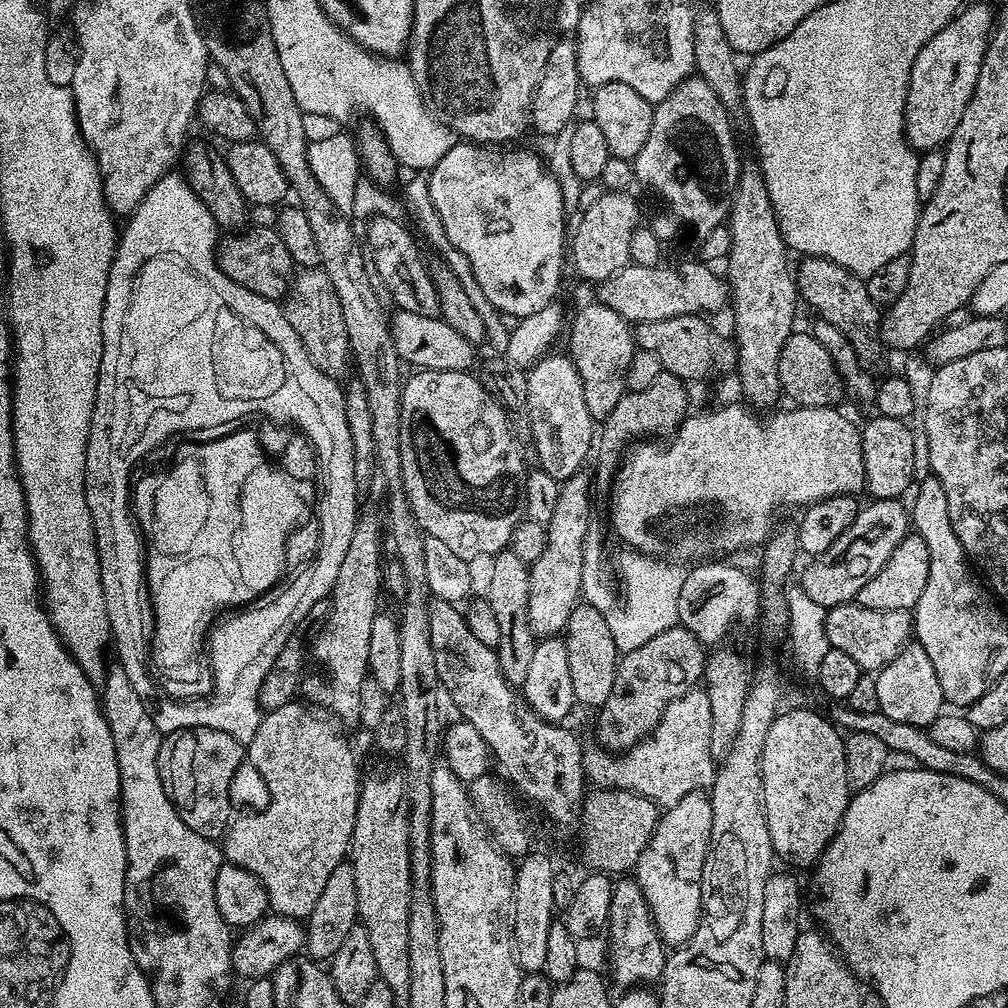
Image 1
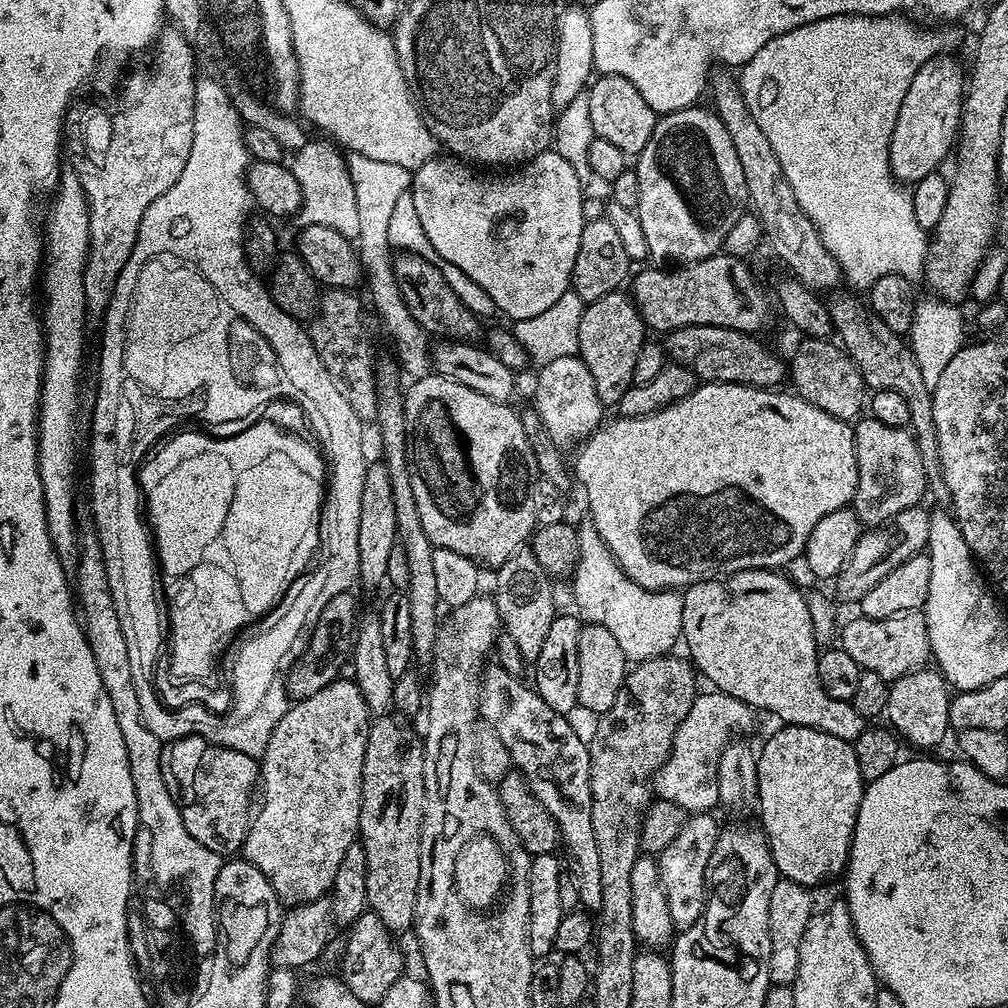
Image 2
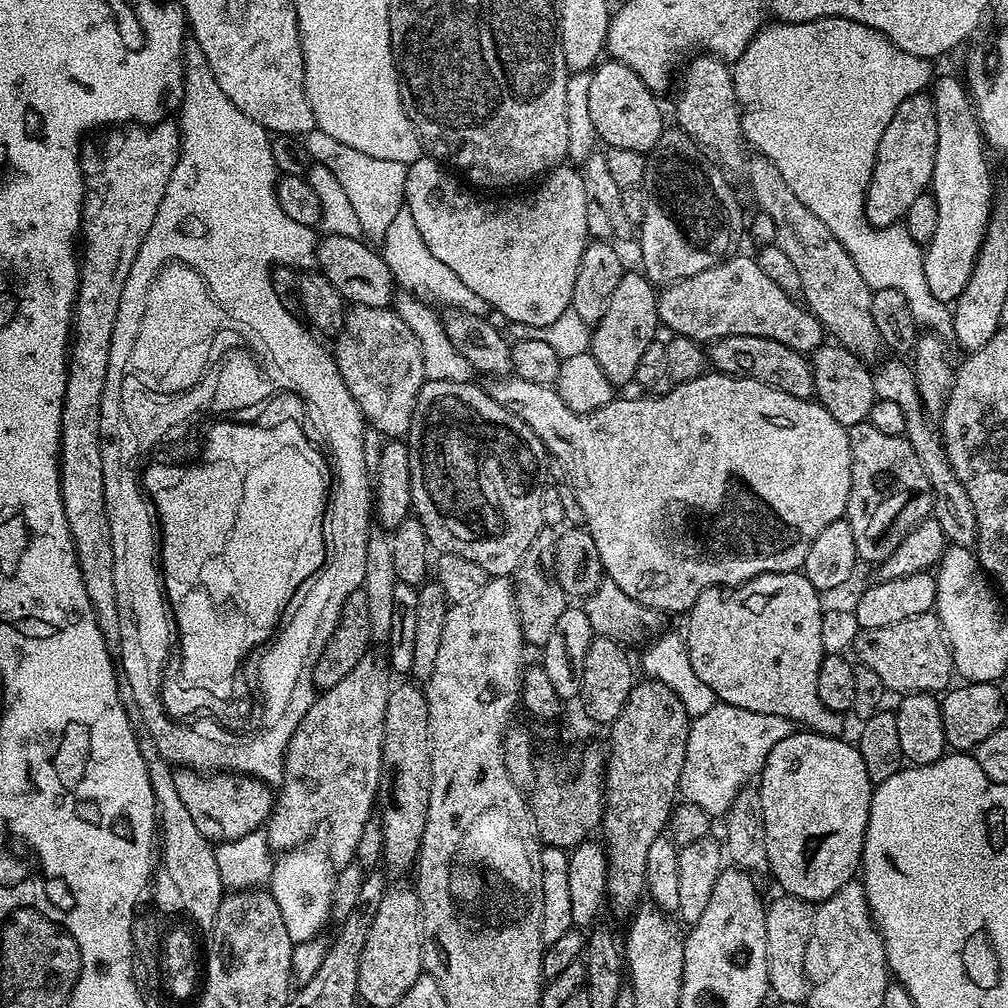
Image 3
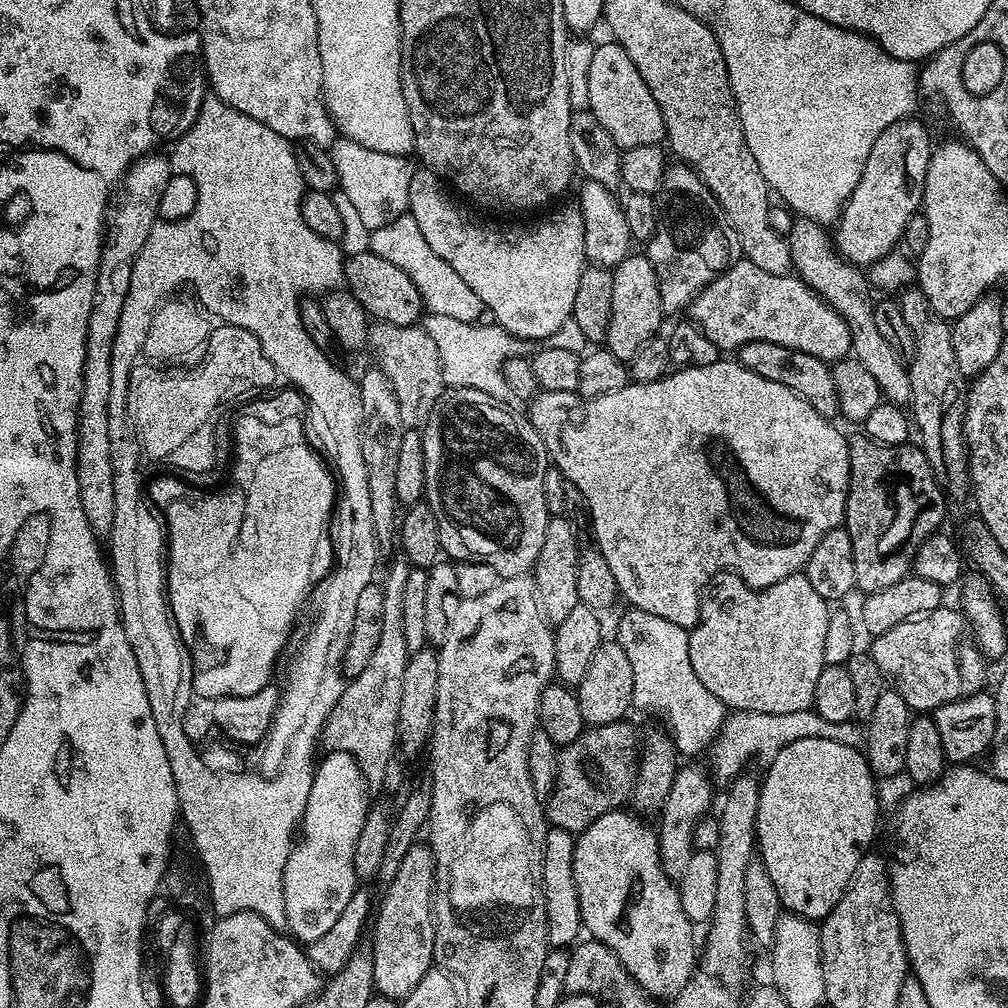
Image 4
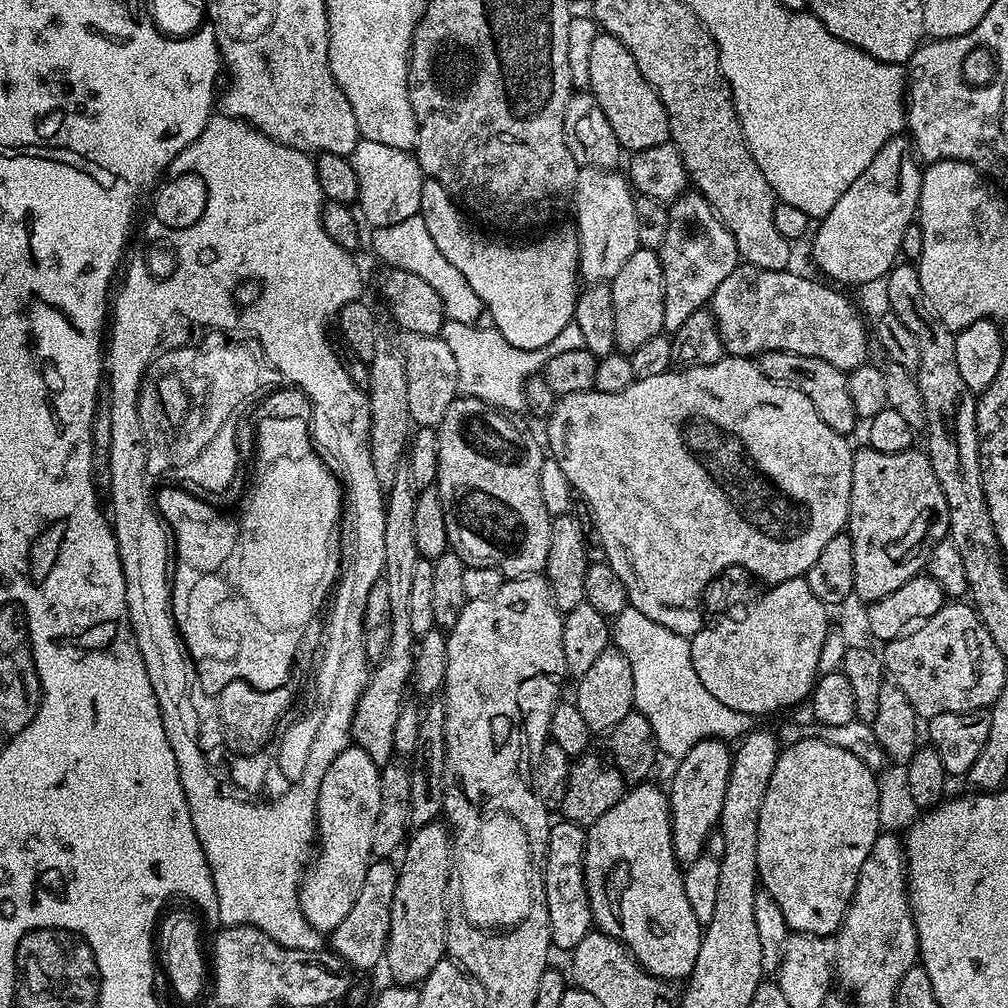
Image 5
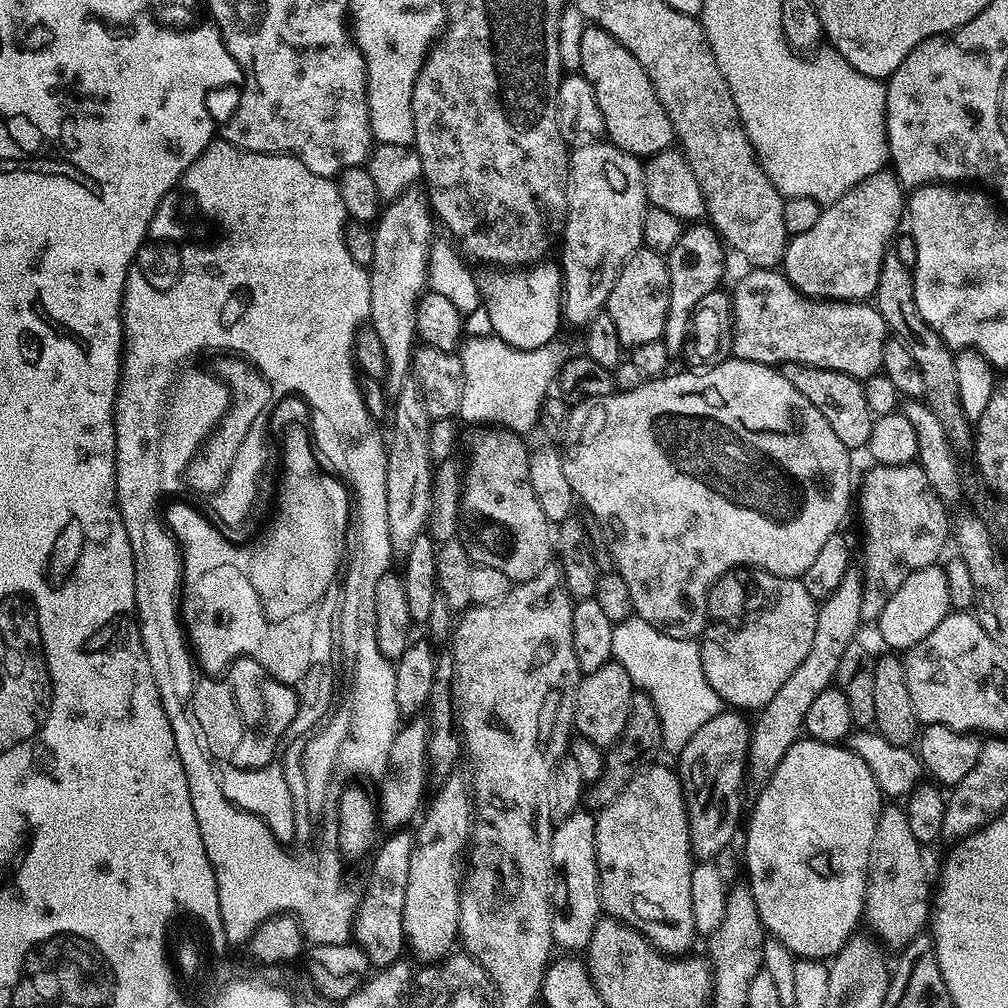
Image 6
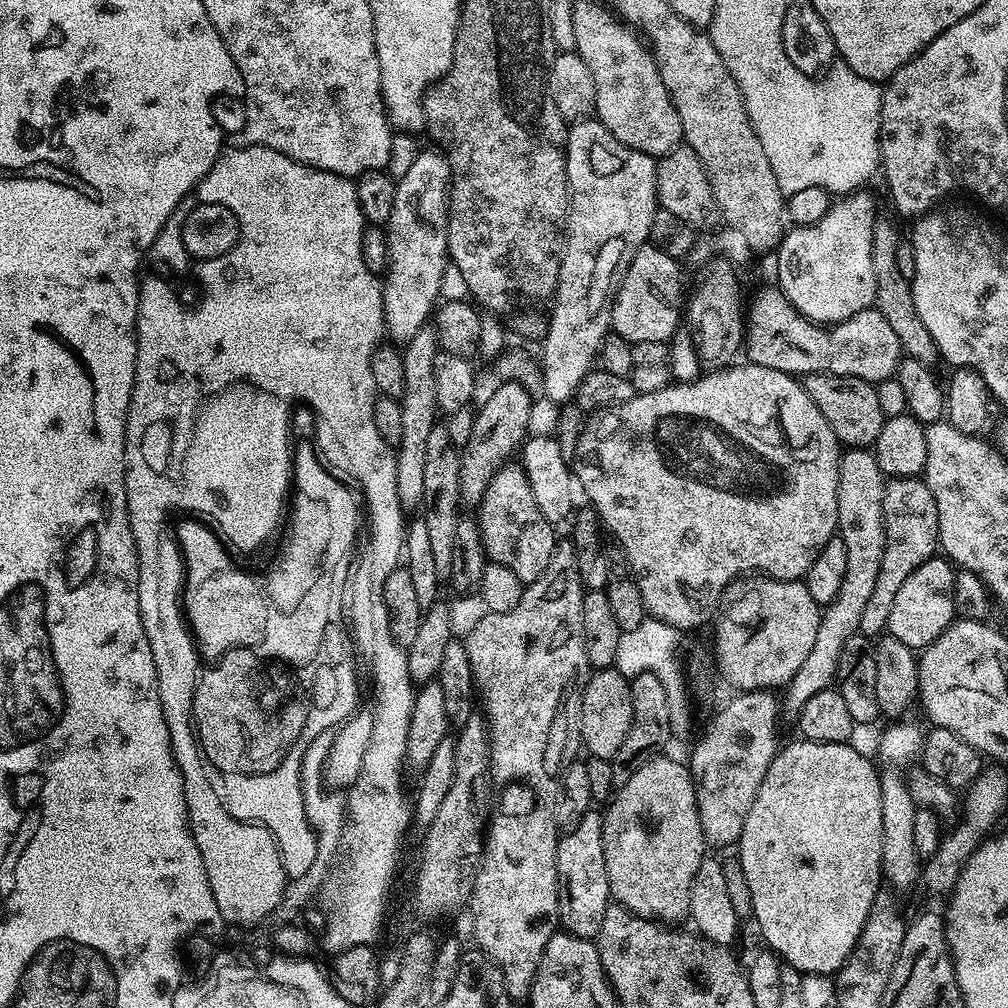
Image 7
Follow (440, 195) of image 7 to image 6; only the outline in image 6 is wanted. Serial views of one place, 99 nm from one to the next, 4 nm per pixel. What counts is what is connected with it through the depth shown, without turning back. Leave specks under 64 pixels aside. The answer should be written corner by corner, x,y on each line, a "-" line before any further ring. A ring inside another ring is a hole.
416,190
405,192
381,211
374,224
368,320
374,334
382,338
382,350
386,350
386,388
392,394
403,391
410,380
412,354
418,344
416,304
424,295
428,282
428,245
434,239
434,216
429,201
421,193
420,196

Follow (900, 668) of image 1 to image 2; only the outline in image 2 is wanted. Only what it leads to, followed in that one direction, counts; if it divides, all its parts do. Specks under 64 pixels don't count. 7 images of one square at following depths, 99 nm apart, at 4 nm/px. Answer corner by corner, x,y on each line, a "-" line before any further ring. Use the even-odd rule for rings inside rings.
925,666
889,683
886,720
889,720
887,723
891,731
905,745
913,744
916,748
938,747
943,742
944,735
950,732
949,718
950,689
939,671

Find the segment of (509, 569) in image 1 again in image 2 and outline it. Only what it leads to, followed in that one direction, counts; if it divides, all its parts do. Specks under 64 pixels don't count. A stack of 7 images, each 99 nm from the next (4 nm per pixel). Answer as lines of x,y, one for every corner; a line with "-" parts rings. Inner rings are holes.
531,547
519,548
506,562
495,569
496,592
494,599
498,606
498,618
503,635
514,638
518,645
518,654
526,662
534,662
538,658
542,646
546,642
546,633
550,631
550,622
558,614
556,596
552,593
553,581
538,566
538,558
534,558

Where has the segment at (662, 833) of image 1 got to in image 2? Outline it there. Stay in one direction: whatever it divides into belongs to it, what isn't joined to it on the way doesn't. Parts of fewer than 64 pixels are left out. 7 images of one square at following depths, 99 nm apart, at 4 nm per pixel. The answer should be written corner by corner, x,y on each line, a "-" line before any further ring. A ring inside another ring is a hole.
706,812
689,815
674,840
658,853
660,881
666,890
666,902
670,902
670,918
680,930
695,929
704,914
706,866
710,854
714,854
714,842
718,842
721,829
714,817

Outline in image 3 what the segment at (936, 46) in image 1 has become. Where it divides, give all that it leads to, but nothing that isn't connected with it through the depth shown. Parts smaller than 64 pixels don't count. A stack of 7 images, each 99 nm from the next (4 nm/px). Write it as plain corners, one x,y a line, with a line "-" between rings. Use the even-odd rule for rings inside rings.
915,92
890,118
882,142
878,142
878,154
870,178
868,193
864,199
864,213
875,228
888,228
900,224
914,203
914,198
929,191
932,171
936,161
936,106
931,95

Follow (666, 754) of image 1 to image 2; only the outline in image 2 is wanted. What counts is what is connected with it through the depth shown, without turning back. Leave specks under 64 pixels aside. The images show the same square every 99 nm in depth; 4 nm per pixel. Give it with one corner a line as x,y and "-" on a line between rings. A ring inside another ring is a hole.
715,690
701,691
690,706
690,714
682,718
674,734
674,742
666,762
654,777
654,792
659,799
683,808
685,813
711,813
719,805
718,758
729,740
737,734
748,734
755,726
753,709
738,698

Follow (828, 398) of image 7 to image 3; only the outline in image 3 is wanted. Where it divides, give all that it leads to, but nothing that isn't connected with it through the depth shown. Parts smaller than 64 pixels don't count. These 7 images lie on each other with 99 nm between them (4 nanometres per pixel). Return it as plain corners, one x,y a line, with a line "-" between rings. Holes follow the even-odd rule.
734,334
726,338
718,338
707,345
706,351
711,367
723,372
725,376
744,376
747,380
757,380
771,388
782,390
794,398
813,399
816,390
816,379
812,373
811,359
798,350
790,350
790,346
782,346
782,342
774,342
774,338
758,338
754,334

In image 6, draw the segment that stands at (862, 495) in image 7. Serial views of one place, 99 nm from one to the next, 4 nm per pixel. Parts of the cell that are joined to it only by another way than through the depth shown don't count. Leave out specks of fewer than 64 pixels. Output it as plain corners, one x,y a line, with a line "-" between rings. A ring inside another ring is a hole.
849,566
846,578
838,582
838,590
830,594
830,598
819,601
814,622
814,646
810,646
810,654
802,658
798,670
782,682
778,694
766,702
766,706
755,713
756,724
751,725
752,737
748,743
748,763
746,765
746,780
753,789
759,790
767,786
774,770
778,770
778,762
786,758
786,750
801,739
806,722
806,713
810,705
822,690
833,687
838,662
842,662
842,653
846,646
857,643
856,631
862,627
860,615
864,601
864,582
859,567

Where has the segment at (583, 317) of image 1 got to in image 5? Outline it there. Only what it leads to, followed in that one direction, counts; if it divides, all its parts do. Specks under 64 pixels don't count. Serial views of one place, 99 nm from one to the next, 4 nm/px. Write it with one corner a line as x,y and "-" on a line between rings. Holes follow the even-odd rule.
655,248
636,249
626,262
622,262
622,270
613,280
612,297
614,298
614,338
616,352
631,354
650,342
650,338
664,332
664,303
666,302
666,282
662,278
662,262
660,253

